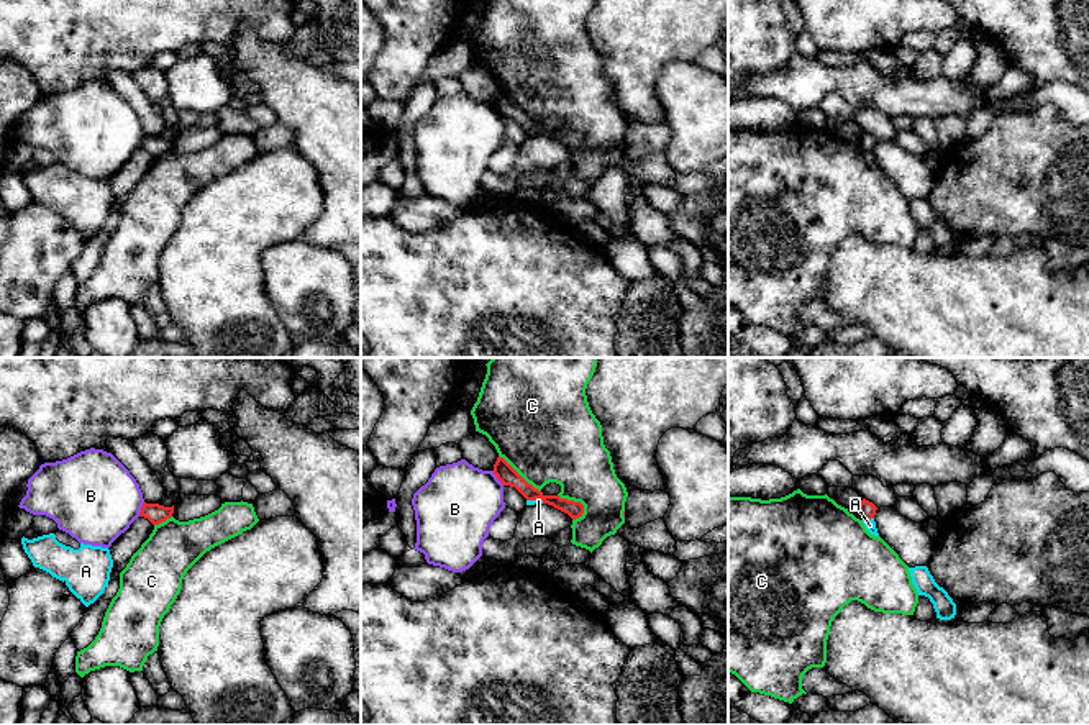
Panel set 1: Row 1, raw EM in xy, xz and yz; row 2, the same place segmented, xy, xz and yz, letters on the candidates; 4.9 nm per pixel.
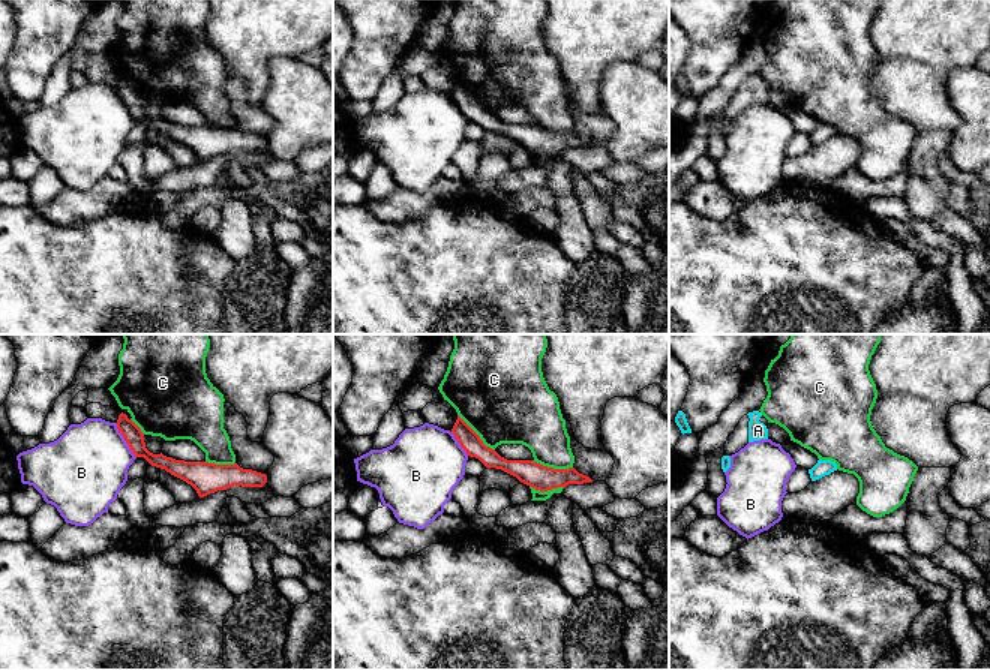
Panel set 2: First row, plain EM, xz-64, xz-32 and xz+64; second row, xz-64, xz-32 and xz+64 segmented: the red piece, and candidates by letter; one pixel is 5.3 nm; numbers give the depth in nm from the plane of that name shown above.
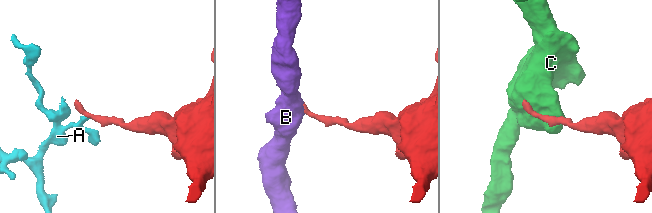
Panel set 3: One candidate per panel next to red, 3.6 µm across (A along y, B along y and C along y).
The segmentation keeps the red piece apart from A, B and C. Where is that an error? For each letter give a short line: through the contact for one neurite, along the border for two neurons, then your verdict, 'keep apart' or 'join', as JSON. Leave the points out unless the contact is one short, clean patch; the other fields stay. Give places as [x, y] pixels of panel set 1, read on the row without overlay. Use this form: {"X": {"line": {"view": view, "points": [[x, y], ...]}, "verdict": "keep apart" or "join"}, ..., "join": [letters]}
{"A": {"line": {"view": "yz", "points": [[873, 150], [863, 153]]}, "verdict": "keep apart"}, "B": {"line": {"view": "xy", "points": [[145, 135], [138, 148]]}, "verdict": "keep apart"}, "C": {"verdict": "keep apart"}, "join": []}

